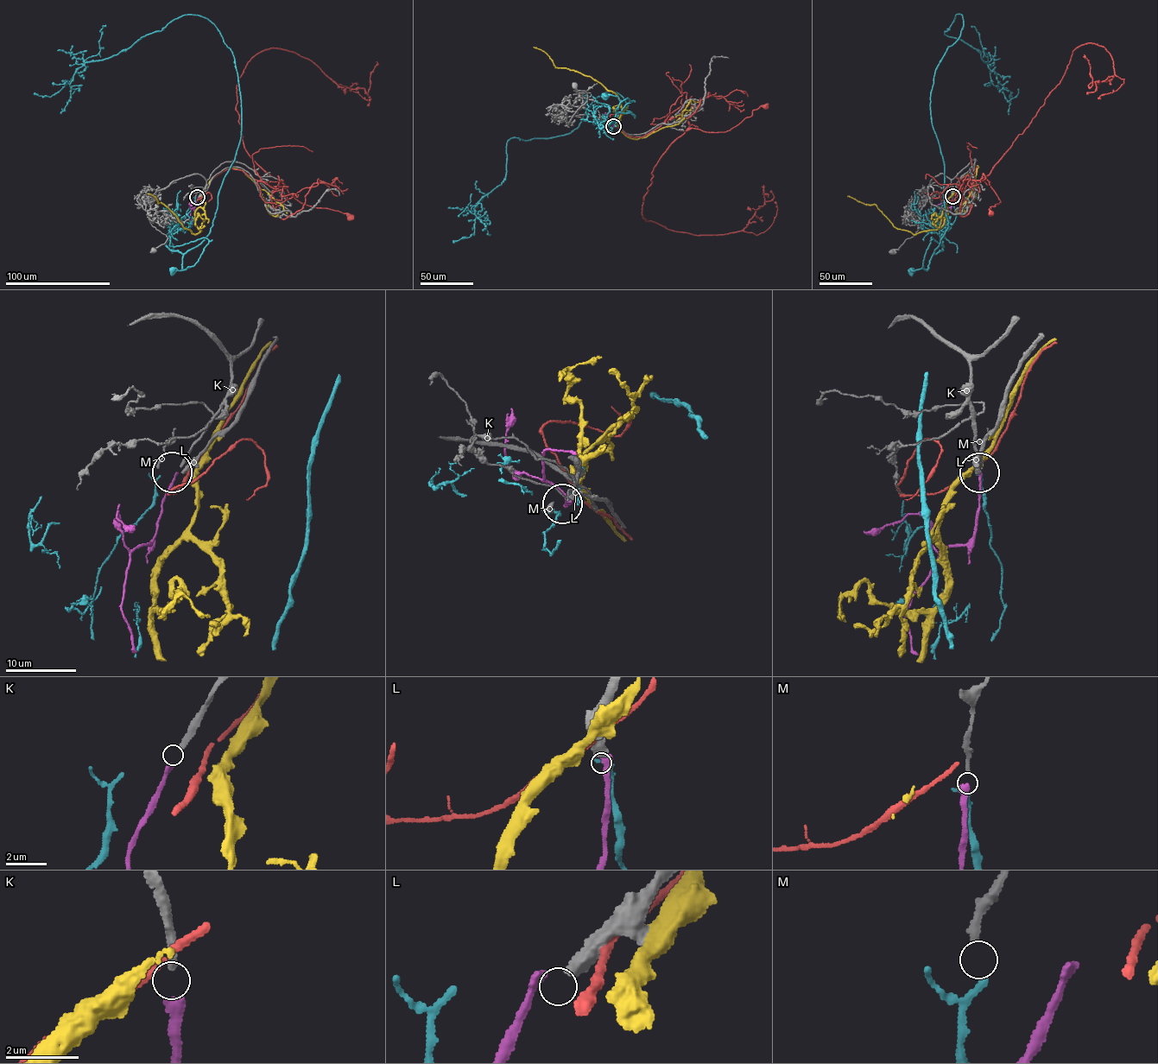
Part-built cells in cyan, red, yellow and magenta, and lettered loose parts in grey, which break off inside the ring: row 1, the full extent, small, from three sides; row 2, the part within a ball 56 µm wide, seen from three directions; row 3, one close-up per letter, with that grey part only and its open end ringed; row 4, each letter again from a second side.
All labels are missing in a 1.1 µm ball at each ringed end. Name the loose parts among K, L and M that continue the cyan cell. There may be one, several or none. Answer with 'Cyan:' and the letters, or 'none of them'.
Cyan: M

